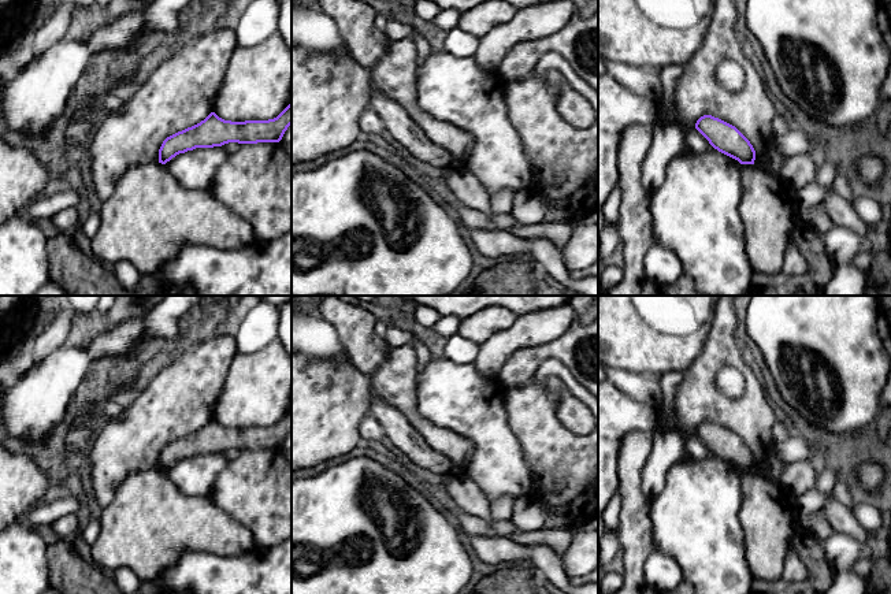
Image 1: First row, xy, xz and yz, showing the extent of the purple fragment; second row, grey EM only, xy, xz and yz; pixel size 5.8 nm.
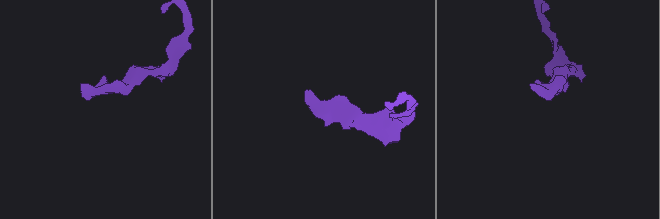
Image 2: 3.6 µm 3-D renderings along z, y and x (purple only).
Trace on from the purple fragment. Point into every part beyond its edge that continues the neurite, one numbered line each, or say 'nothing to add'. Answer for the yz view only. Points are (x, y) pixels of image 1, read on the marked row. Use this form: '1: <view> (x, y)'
nothing to add

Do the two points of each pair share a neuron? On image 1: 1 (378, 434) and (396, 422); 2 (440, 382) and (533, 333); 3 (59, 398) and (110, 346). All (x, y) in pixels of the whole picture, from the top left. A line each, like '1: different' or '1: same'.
1: different
2: different
3: same

